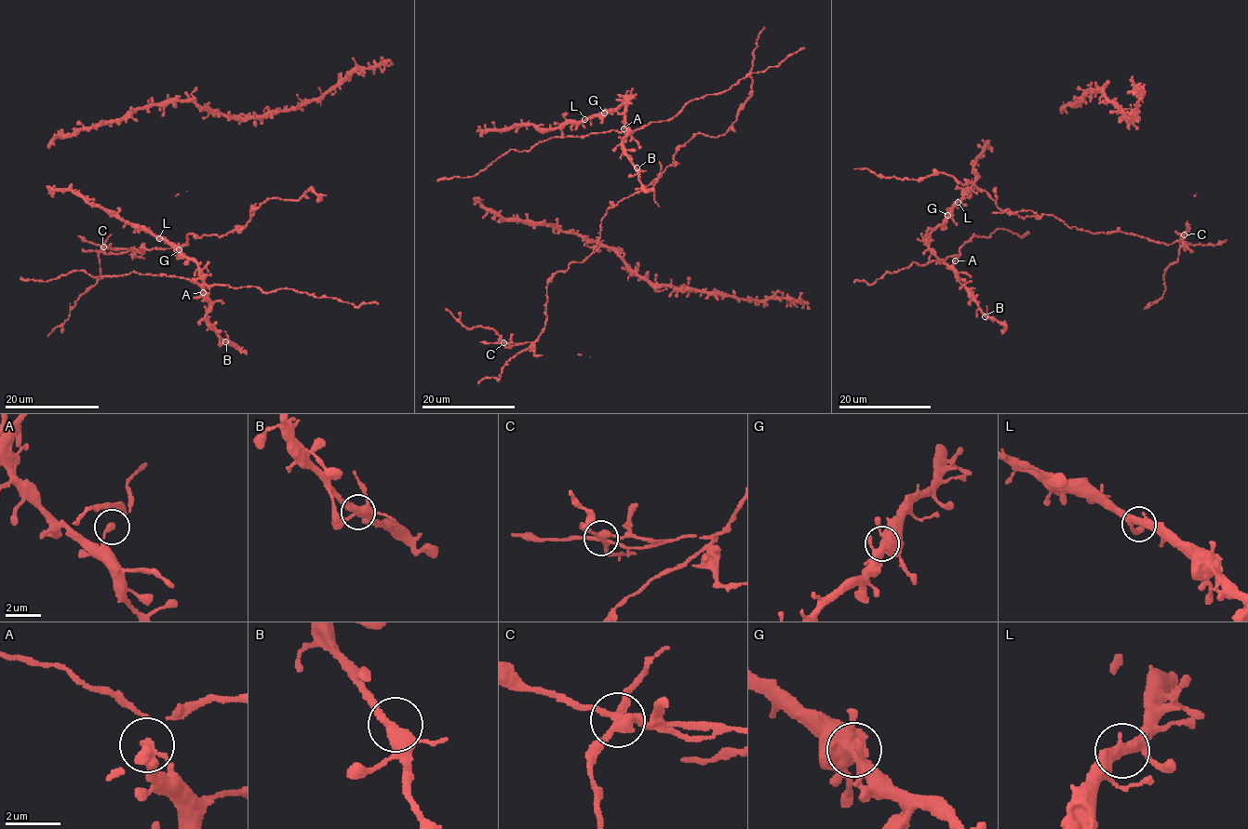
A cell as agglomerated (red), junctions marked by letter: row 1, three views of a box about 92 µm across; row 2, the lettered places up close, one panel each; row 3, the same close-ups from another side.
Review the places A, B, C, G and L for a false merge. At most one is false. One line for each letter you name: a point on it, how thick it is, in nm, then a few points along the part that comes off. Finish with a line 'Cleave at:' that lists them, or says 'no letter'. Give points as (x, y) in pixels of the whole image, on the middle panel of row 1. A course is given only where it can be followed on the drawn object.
C: place (503, 342); calibre 320 nm; course (503, 342), (540, 334), (548, 280), (586, 258), (610, 207), (696, 135), (723, 135), (736, 120), (764, 27)
Cleave at: C

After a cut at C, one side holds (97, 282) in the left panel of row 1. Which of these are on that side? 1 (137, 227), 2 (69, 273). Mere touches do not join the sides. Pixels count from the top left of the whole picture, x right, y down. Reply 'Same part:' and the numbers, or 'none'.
Same part: 1, 2

